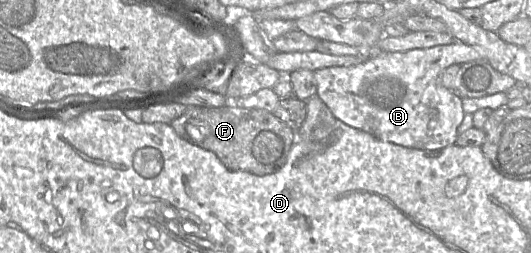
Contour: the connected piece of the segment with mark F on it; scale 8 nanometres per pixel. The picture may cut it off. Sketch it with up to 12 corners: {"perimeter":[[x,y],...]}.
{"perimeter":[[188,106],[170,125],[228,169],[281,170],[296,132],[274,113]]}

